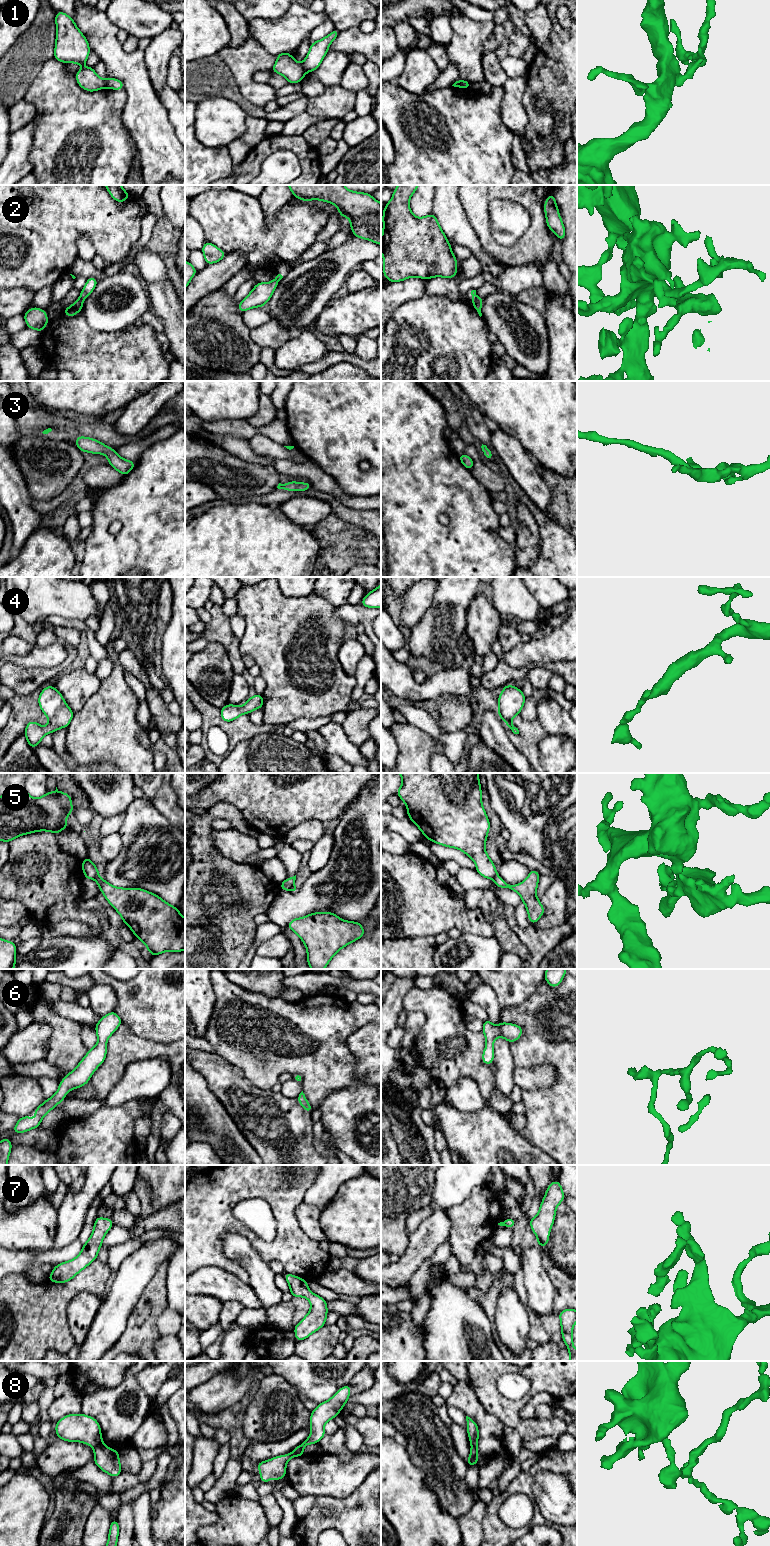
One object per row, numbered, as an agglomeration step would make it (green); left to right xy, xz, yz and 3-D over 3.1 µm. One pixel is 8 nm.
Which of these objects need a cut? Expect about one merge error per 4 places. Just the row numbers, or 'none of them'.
1, 2, 5, 8

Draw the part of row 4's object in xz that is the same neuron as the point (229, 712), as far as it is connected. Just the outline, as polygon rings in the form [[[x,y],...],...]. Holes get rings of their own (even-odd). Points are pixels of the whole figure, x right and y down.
[[[255,694],[248,698],[246,704],[243,706],[226,704],[221,708],[221,719],[224,722],[231,722],[240,717],[243,713],[249,714],[256,709],[263,709],[263,701],[263,695]]]

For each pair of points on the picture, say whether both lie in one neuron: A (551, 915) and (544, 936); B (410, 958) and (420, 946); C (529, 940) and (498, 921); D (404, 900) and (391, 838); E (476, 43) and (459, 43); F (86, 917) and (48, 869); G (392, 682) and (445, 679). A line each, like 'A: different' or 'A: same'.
A: different
B: same
C: different
D: different
E: same
F: same
G: same

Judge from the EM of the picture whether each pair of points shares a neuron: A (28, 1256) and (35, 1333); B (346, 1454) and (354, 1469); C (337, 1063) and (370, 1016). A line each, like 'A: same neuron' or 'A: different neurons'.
A: different neurons
B: different neurons
C: same neuron

